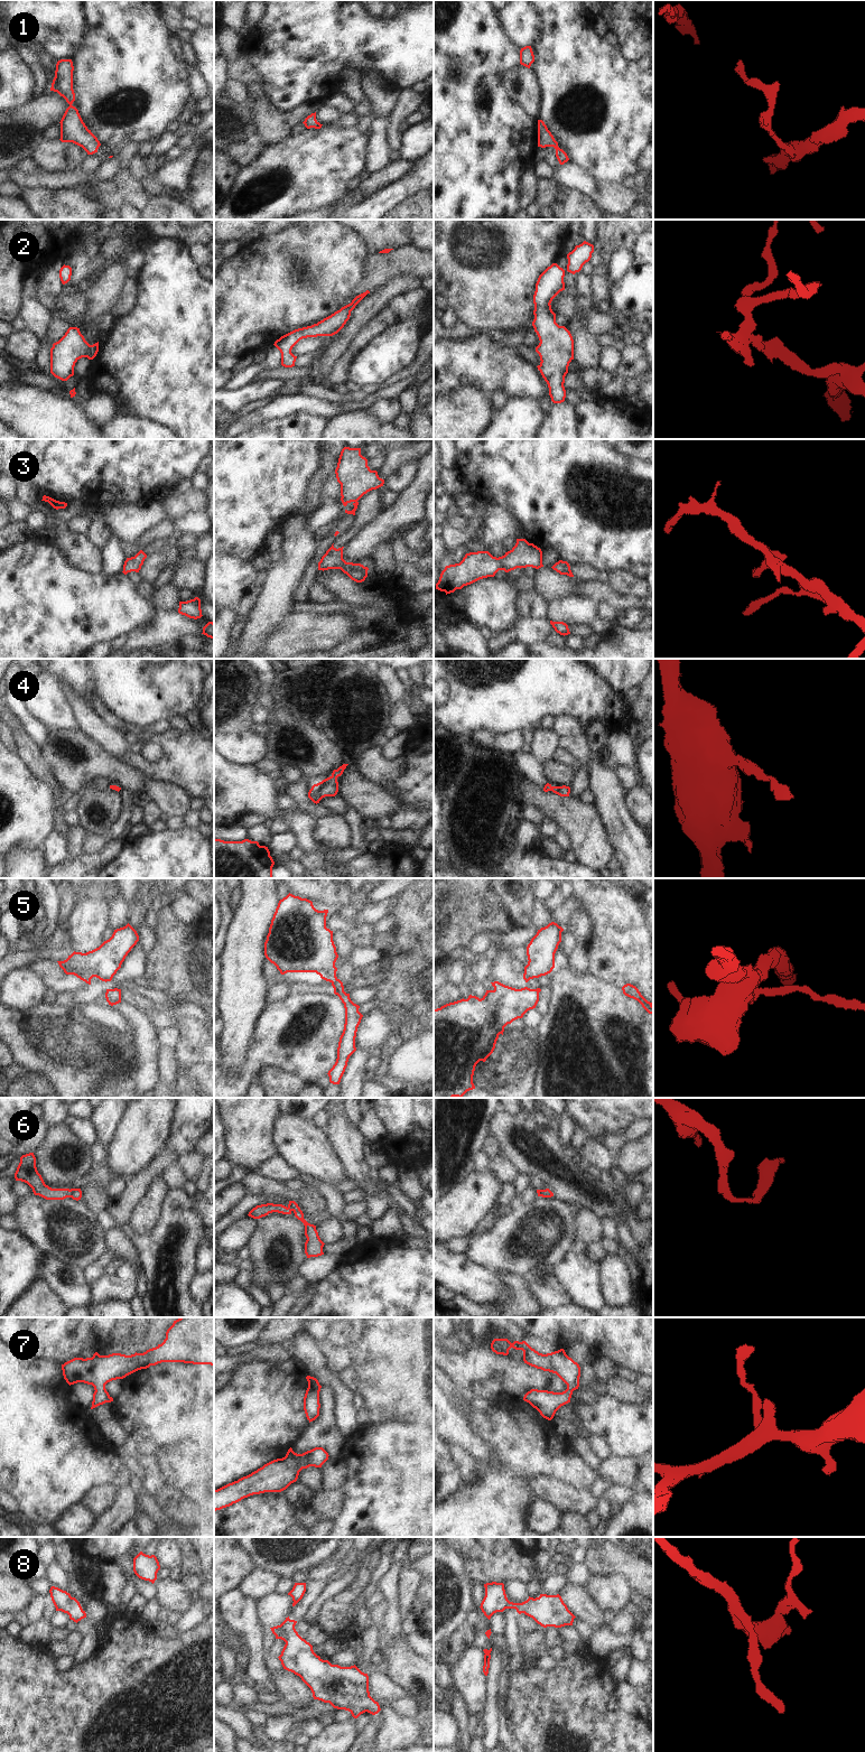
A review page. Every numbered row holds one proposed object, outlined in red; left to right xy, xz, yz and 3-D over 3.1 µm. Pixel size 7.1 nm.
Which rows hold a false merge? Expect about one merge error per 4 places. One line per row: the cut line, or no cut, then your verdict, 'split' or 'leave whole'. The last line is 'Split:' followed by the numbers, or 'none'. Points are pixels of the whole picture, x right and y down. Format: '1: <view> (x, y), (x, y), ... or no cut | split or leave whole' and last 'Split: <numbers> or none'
1: no cut | leave whole
2: no cut | leave whole
3: no cut | leave whole
4: no cut | leave whole
5: no cut | leave whole
6: xy (71, 1190), (68, 1196) | split
7: no cut | leave whole
8: no cut | leave whole
Split: 6

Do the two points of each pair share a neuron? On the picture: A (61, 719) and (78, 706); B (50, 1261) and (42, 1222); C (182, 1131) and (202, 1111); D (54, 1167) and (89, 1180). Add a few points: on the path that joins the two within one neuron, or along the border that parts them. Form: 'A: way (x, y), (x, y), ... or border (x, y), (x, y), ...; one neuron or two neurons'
A: border (62, 686), (65, 699), (81, 730); two neurons
B: border (44, 1255), (53, 1255), (62, 1261), (74, 1266); two neurons
C: way (186, 1127), (197, 1116); one neuron
D: border (94, 1166), (86, 1173), (75, 1177), (65, 1187); two neurons

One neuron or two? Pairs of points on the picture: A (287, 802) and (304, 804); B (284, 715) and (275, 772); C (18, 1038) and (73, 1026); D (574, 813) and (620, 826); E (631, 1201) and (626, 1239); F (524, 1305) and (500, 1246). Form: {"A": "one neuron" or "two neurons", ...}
{"A": "two neurons", "B": "two neurons", "C": "one neuron", "D": "two neurons", "E": "one neuron", "F": "two neurons"}

